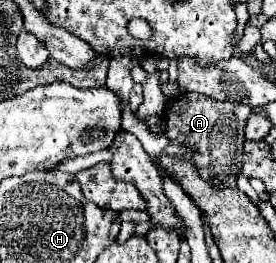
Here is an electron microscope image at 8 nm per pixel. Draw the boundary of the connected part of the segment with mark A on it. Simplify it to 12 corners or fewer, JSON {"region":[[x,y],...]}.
{"region":[[182,93],[166,111],[162,155],[236,187],[252,109]]}

